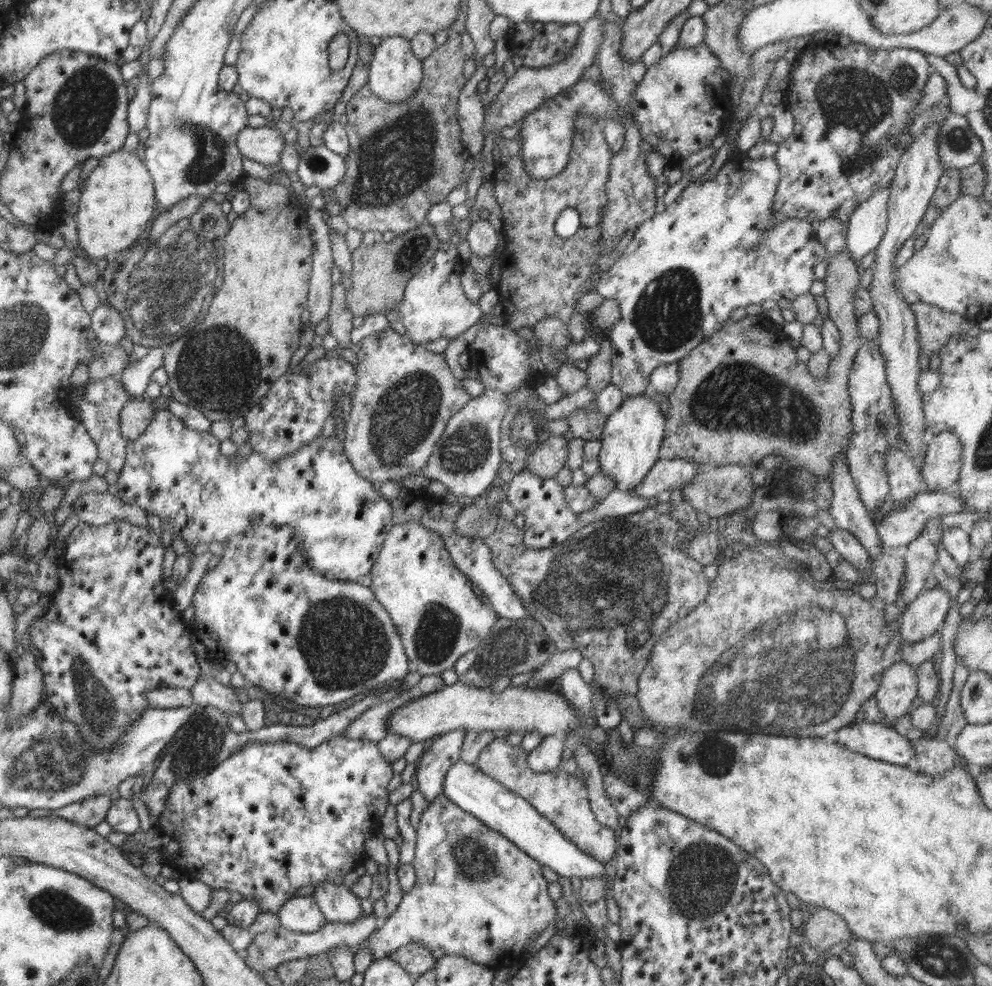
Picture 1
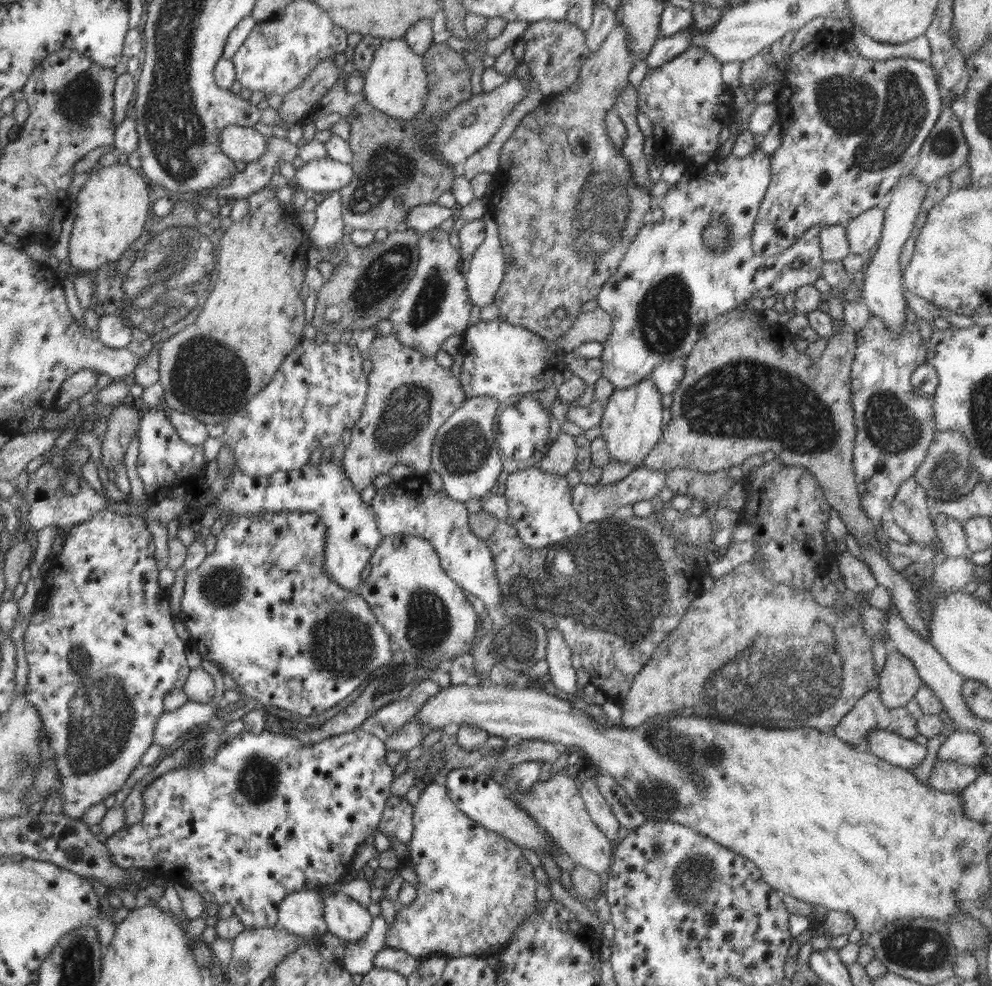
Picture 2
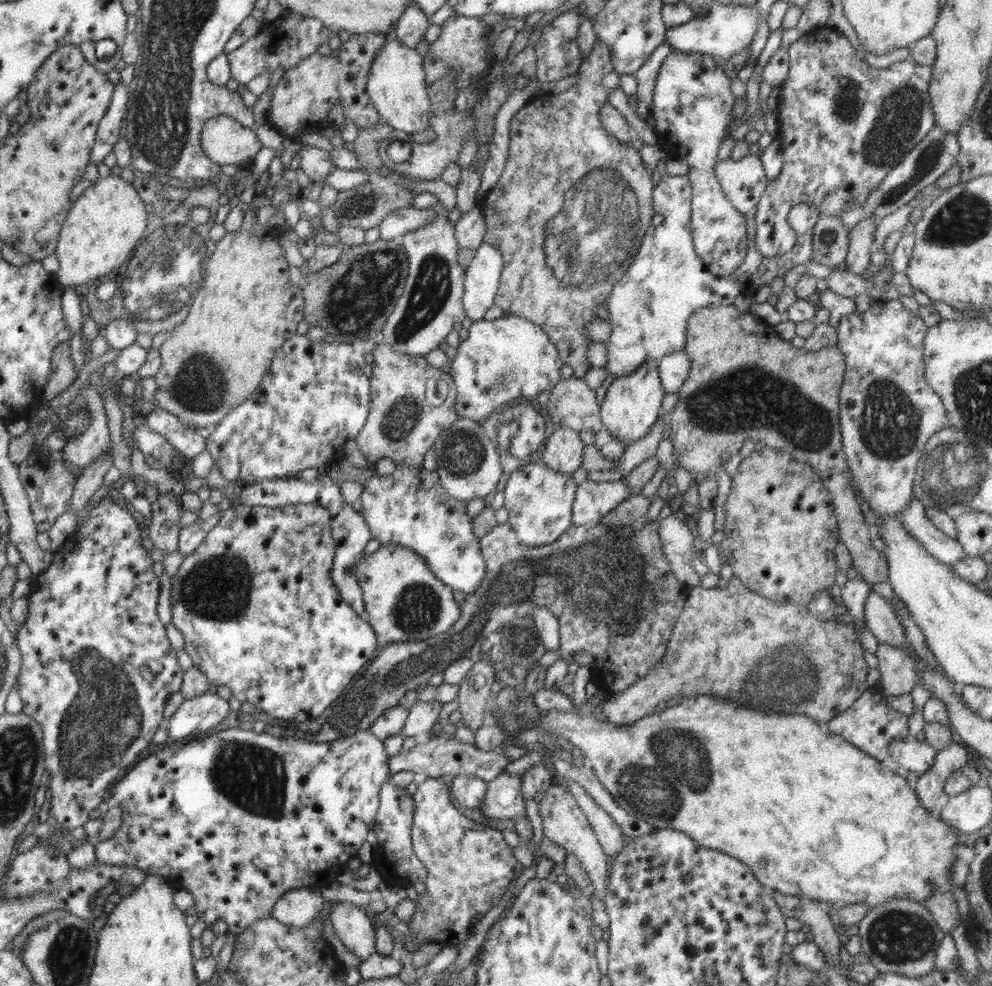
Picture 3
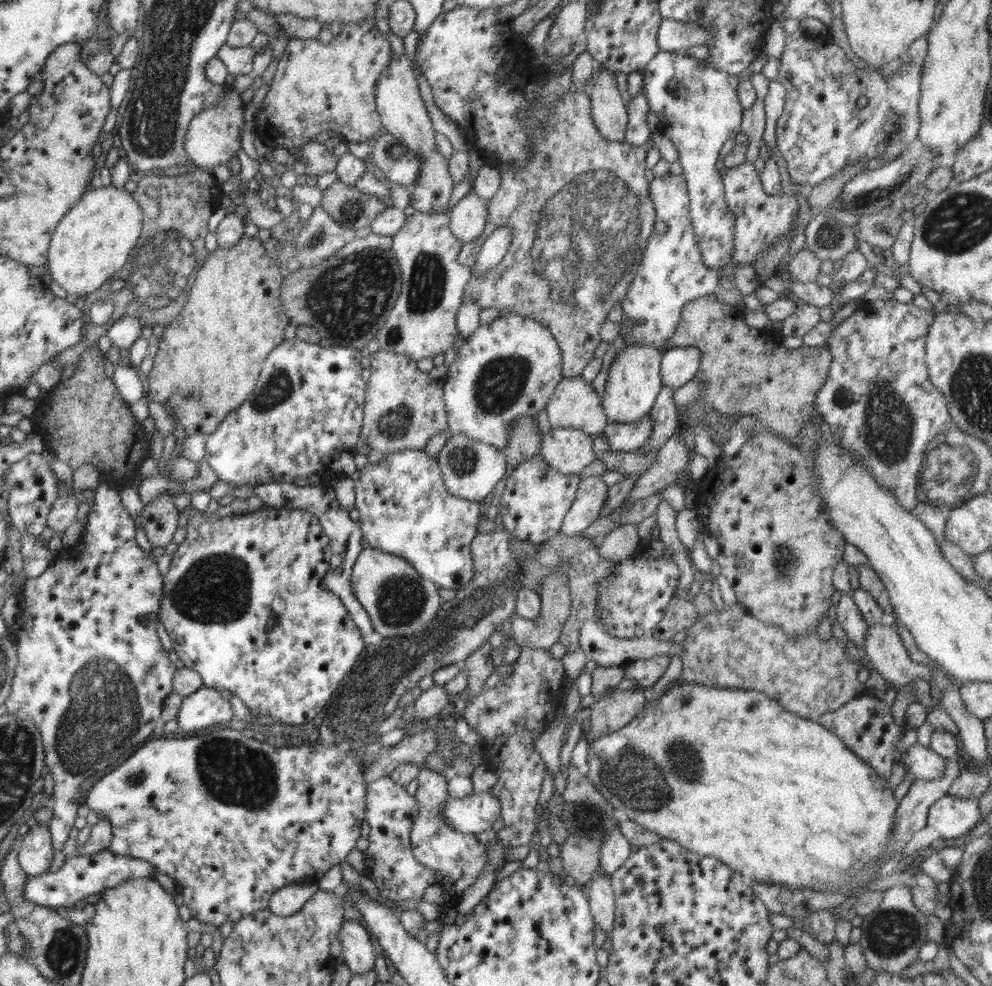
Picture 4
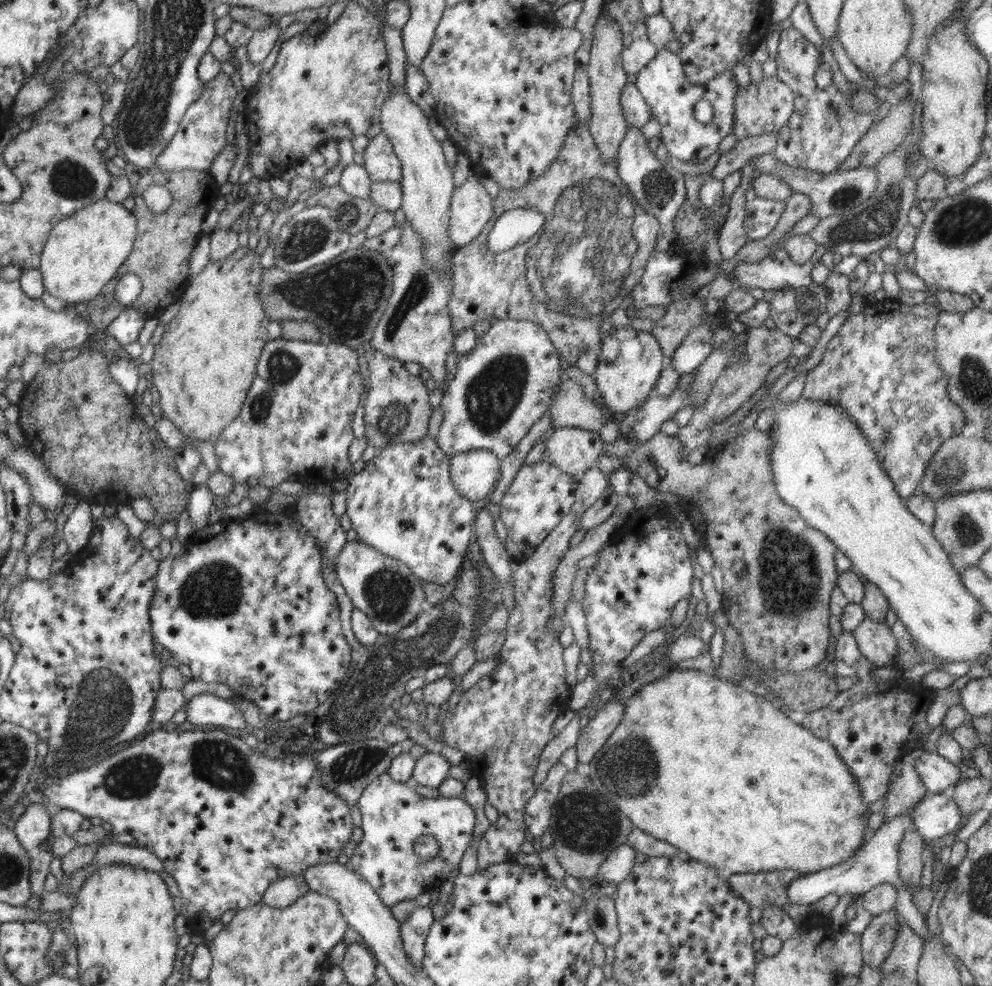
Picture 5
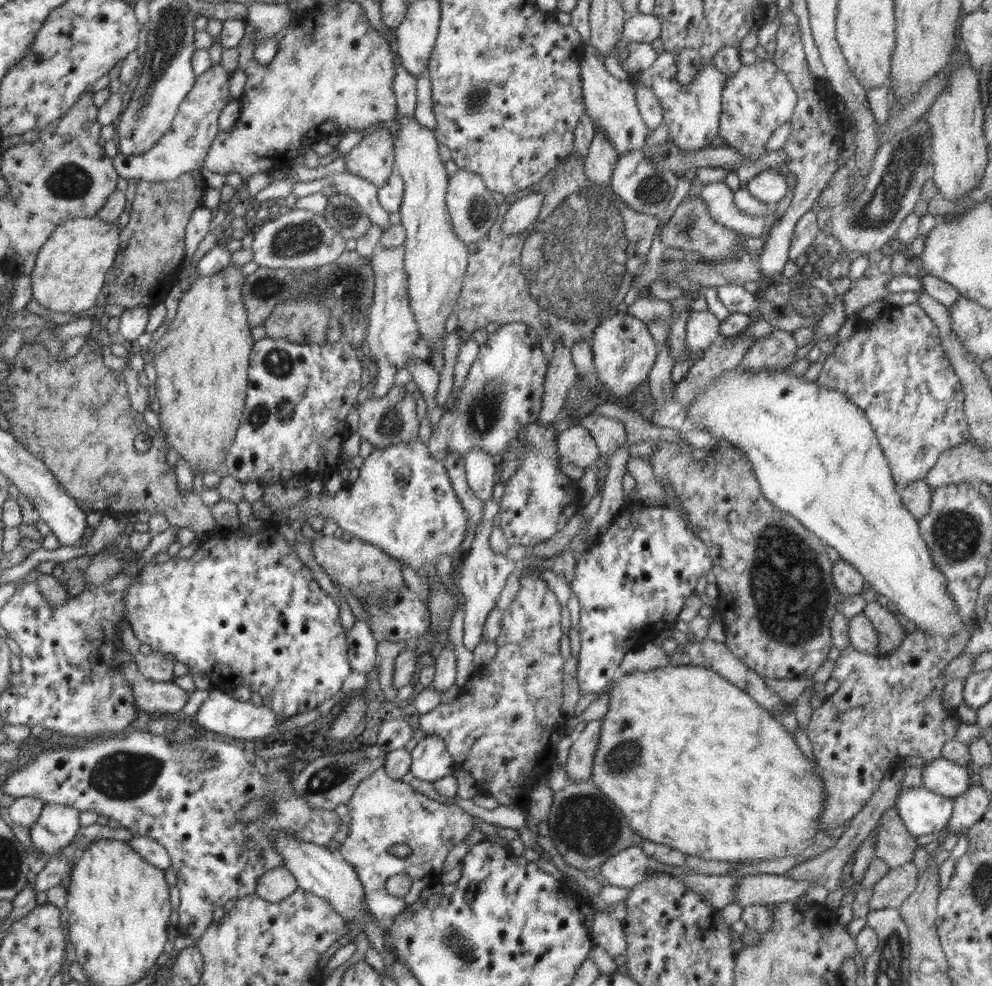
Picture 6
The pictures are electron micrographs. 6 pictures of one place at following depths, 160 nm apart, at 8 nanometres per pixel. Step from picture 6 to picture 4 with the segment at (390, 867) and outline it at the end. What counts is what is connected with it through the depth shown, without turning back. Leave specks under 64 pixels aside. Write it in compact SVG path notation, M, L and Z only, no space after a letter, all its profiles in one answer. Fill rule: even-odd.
M381 777L368 783L366 796L365 819L370 826L370 835L368 836L370 846L363 852L366 874L384 898L393 900L394 903L400 902L400 900L420 901L426 887L437 882L437 876L434 871L426 868L414 858L410 848L409 834L415 818L419 815L419 806L415 796L409 795L404 787L395 784L389 777ZM491 789L459 799L449 796L443 806L443 818L456 832L476 835L490 830L494 821L501 819L501 806Z

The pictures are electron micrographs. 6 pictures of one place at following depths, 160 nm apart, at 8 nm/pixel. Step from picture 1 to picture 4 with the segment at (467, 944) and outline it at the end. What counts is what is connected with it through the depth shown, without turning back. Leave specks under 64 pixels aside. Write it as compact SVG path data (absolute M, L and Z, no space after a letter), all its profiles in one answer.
M426 767L419 770L415 799L419 806L419 815L413 822L409 834L410 848L414 858L426 868L434 871L437 882L446 892L450 901L440 906L442 911L445 907L454 907L462 898L466 888L476 882L477 876L487 865L488 846L481 844L476 835L456 832L443 818L443 806L449 797L447 782L442 774L428 770Z

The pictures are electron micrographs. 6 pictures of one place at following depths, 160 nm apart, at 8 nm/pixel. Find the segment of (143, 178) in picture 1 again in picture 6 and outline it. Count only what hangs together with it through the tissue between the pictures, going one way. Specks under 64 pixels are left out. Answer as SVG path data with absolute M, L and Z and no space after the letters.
M94 217L68 220L56 228L38 252L32 281L33 299L60 314L79 316L90 314L104 286L105 276L112 268L120 250L120 230L117 222L106 223Z

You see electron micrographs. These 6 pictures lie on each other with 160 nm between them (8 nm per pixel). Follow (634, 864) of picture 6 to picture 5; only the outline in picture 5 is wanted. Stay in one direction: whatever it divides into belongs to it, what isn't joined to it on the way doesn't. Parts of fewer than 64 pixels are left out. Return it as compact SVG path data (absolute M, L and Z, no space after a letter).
M628 844L620 845L603 860L599 868L599 879L602 883L620 884L634 868L639 859L638 853Z

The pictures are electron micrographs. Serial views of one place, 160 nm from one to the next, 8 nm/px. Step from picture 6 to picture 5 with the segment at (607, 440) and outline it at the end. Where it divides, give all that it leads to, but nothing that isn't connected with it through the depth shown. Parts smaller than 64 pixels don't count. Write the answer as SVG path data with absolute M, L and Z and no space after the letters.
M571 378L560 381L559 390L554 393L548 411L553 430L574 427L600 432L606 424L601 408L594 400L587 398L581 384Z

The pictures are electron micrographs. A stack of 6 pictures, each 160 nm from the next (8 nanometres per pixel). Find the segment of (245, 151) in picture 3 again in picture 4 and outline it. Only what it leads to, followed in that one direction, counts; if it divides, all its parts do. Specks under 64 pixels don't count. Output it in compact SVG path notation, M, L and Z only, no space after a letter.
M221 87L227 93L223 99L210 108L205 108L190 121L183 142L187 157L197 166L212 170L217 164L227 164L233 157L237 156L241 146L240 128L245 124L244 104L240 93L233 88Z

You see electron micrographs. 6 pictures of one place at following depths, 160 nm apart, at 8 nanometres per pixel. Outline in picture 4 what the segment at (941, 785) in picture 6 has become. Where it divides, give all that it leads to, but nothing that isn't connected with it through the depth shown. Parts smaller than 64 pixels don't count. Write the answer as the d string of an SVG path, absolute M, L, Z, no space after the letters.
M915 743L903 755L905 769L915 779L937 780L944 775L945 759L929 747Z

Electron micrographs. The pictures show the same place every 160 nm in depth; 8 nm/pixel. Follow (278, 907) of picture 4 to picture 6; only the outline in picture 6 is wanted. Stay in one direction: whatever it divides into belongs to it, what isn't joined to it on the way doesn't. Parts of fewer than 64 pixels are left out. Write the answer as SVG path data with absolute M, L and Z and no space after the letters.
M284 866L264 872L257 880L255 893L264 900L280 902L297 889L297 880Z

